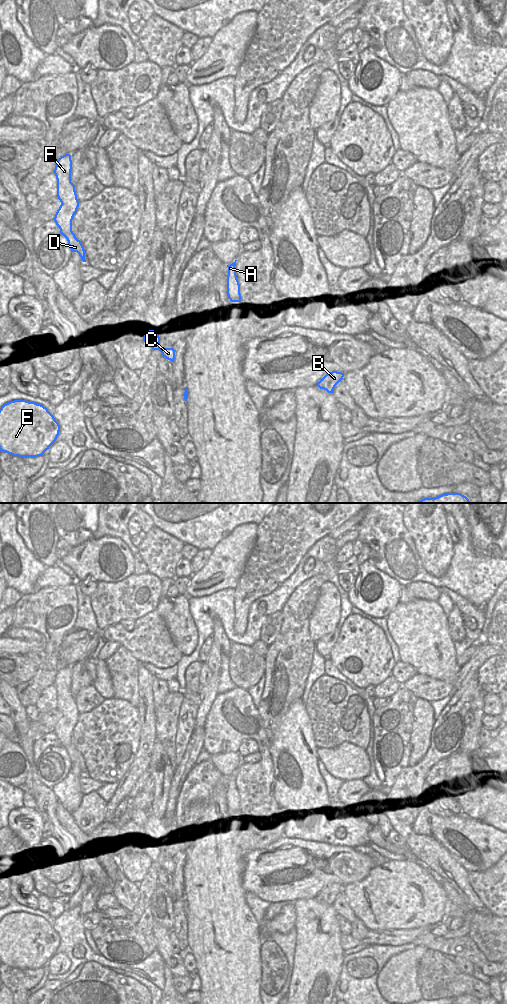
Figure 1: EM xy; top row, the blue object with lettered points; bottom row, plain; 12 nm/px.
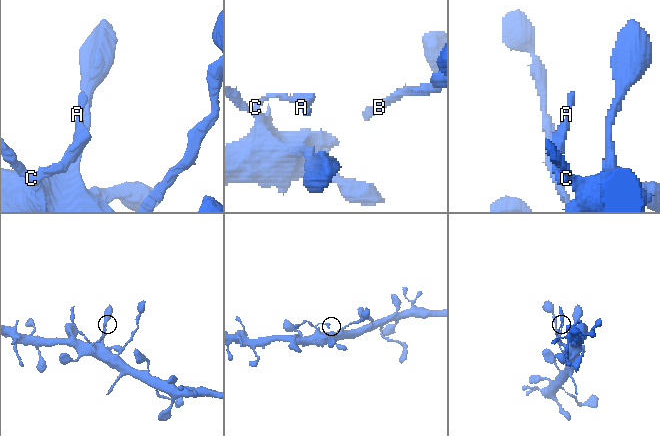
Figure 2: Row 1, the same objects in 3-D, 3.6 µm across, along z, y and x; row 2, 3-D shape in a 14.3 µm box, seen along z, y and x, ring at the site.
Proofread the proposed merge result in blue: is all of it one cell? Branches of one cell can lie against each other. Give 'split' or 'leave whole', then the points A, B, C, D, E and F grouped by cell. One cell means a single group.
leave whole; groups A B C D E F

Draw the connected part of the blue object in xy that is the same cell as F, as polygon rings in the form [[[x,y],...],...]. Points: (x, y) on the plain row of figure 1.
[[[70,666],[61,668],[56,675],[53,685],[57,691],[57,709],[61,714],[54,733],[68,753],[71,764],[77,764],[83,774],[85,762],[80,752],[72,743],[72,732],[79,719],[75,697],[71,694],[72,672]]]

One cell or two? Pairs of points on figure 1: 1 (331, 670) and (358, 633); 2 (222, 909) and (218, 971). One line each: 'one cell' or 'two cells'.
1: two cells
2: one cell

